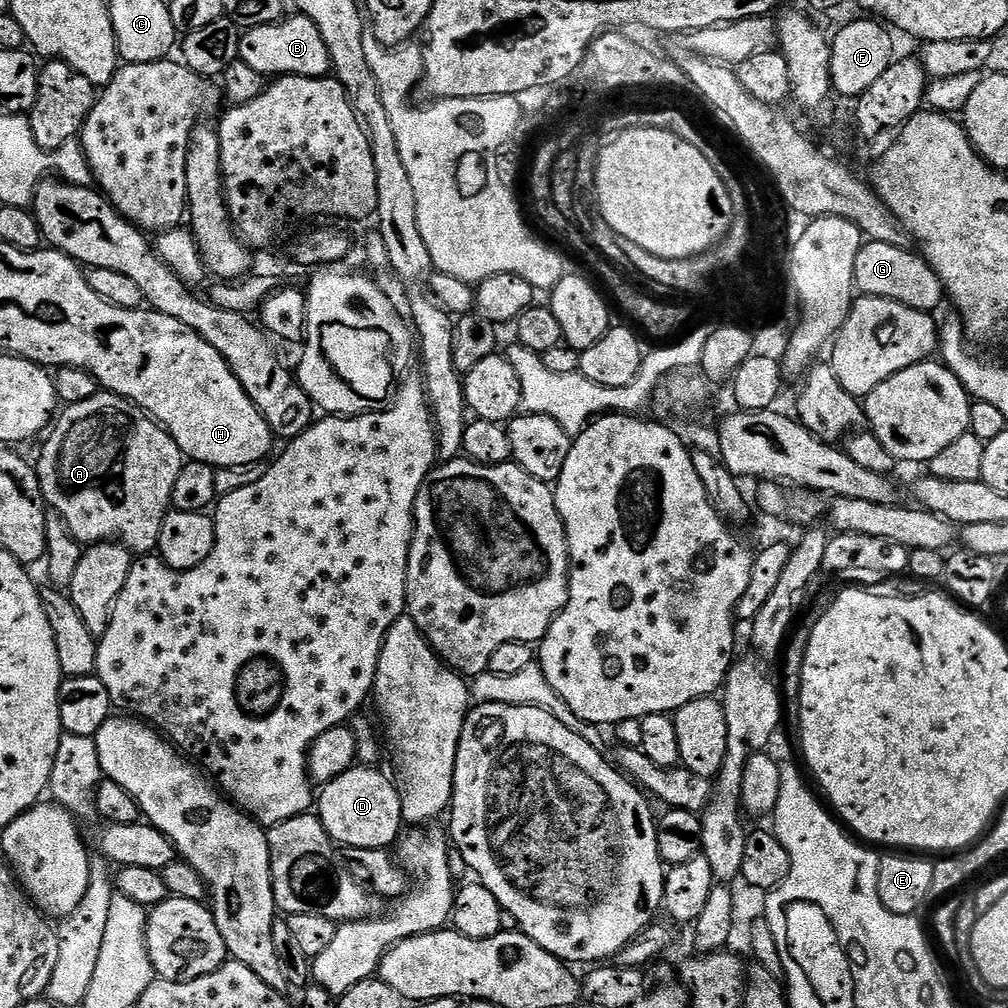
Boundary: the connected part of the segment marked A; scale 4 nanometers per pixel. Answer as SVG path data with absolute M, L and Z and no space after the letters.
M101 390L97 392L94 398L86 398L86 402L69 404L59 413L54 427L47 433L47 436L49 435L48 441L45 442L44 449L40 452L40 461L35 461L36 477L40 480L40 489L44 495L45 505L63 518L70 530L70 534L80 545L91 546L101 542L119 542L133 553L148 554L160 543L162 522L167 518L172 508L174 486L178 482L180 471L184 469L186 457L184 451L178 446L178 442L174 442L171 434L166 429L161 428L143 408L140 408L137 404L133 404L132 401L127 400L122 394L116 393L115 396L114 393L107 391Z

